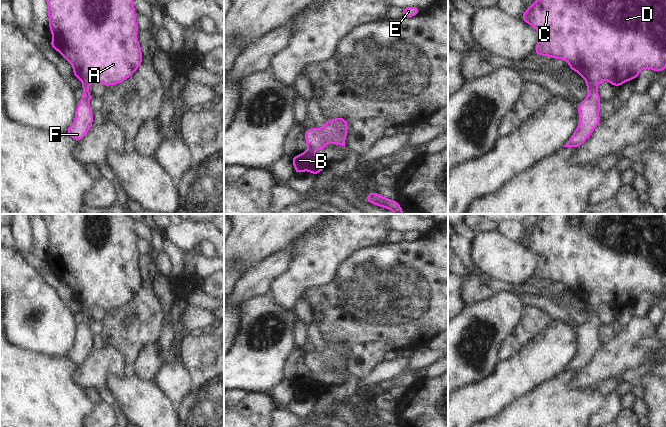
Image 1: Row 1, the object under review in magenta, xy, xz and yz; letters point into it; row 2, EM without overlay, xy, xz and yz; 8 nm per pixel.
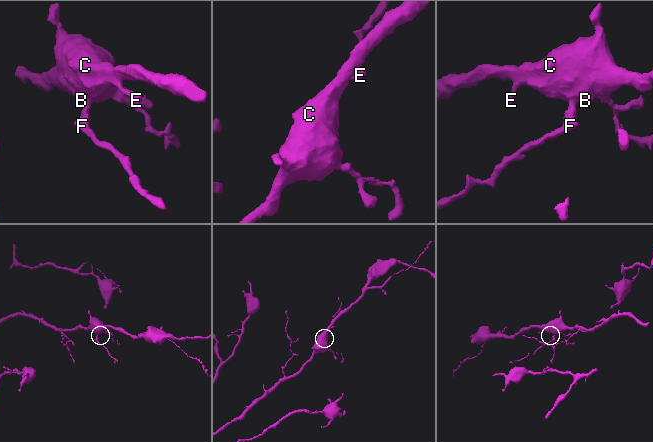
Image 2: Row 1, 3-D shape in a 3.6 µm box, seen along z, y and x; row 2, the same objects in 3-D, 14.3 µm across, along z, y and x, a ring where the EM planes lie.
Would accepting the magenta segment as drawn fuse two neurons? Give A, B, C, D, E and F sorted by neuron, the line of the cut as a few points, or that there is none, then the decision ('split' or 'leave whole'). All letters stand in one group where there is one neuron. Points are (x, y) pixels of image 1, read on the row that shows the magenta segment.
A B C D E F | no cut | leave whole

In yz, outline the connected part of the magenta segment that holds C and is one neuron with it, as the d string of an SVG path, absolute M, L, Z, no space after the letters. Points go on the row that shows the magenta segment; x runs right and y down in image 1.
M536 0L527 7L520 19L538 32L538 43L533 53L563 59L569 63L569 69L586 81L588 95L578 104L581 121L563 147L577 148L583 145L600 123L601 100L597 86L602 80L619 87L639 77L644 68L655 72L666 69L666 0Z

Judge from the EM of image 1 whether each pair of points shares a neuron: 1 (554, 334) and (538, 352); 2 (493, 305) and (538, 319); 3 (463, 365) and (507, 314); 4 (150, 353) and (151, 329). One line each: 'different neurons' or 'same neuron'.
1: same neuron
2: different neurons
3: same neuron
4: different neurons

